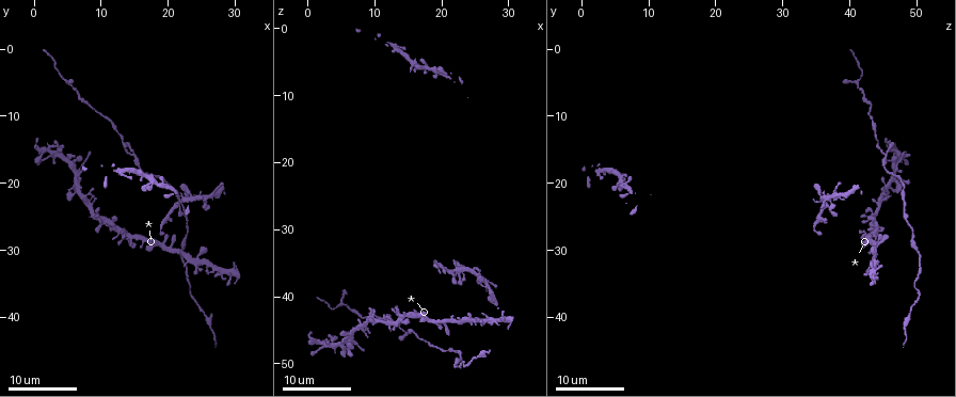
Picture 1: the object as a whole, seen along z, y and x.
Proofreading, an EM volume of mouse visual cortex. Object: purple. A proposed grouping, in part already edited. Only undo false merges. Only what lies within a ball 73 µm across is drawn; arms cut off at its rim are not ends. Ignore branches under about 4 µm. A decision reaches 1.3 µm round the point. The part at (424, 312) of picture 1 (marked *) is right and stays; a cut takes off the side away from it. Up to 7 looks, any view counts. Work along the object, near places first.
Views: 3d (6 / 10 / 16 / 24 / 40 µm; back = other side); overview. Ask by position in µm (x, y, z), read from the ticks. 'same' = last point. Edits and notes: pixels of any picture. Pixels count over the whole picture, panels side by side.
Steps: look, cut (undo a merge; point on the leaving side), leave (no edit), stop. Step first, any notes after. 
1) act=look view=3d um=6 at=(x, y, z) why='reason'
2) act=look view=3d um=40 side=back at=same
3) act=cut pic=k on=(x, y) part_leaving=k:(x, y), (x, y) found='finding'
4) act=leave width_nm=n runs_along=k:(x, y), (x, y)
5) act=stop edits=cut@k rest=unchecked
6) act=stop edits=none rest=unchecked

act=look view=3d um=24 at=(20.5, 30.0, 44.0)

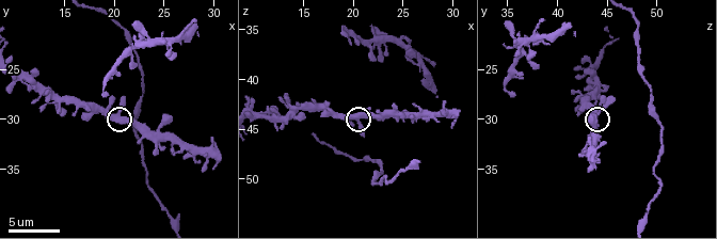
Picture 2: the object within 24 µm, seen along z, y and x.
act=look view=3d um=10 at=(20.4, 29.6, 43.8) why='zoom in'

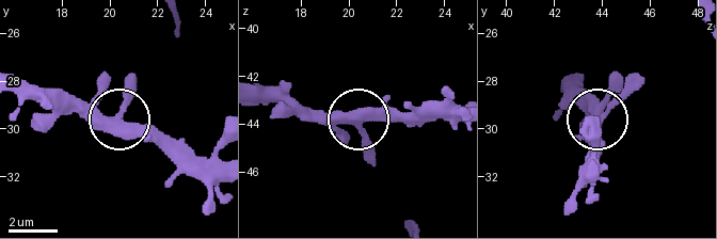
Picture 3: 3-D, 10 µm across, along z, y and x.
act=leave arms=3 found='continuous, no second neuron'

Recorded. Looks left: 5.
act=look view=3d um=16 at=(15.0, 16.0, 45.0) why='calibre changes'

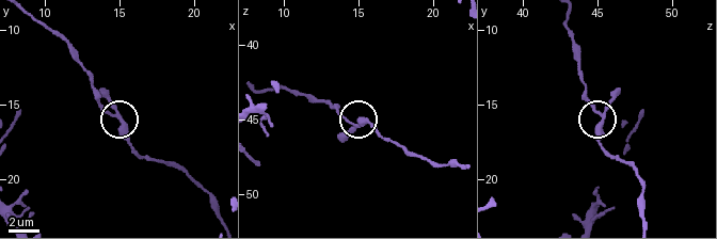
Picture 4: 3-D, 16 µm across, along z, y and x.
act=look view=3d um=10 at=(15.0, 16.0, 45.4)

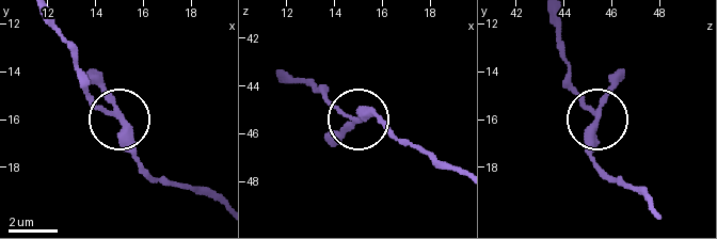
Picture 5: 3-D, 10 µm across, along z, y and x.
act=leave width_nm=250 found='one neuron here'

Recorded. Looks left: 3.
act=look view=3d um=16 at=(22.4, 22.6, 35.8) why='four or more arms meet'

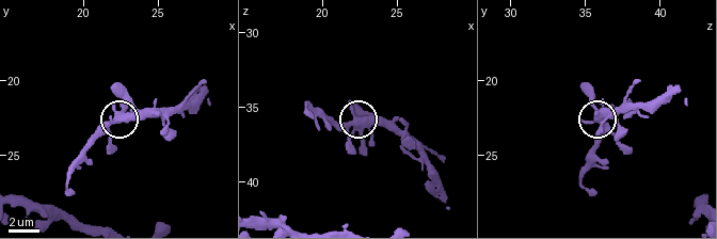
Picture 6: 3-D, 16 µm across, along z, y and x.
act=leave arms=4 found='one neuron here'

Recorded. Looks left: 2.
act=stop edits=none rest=unchecked

